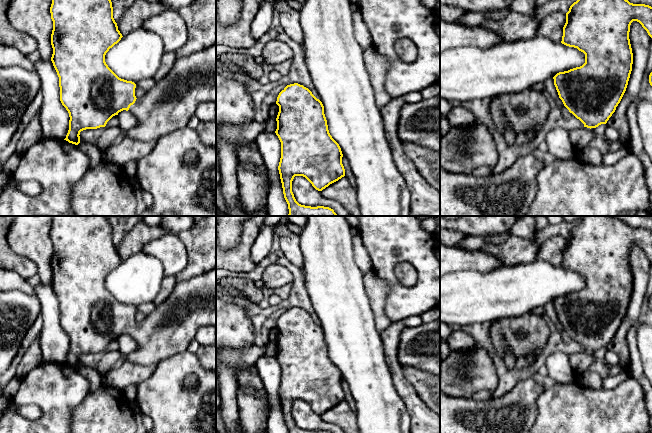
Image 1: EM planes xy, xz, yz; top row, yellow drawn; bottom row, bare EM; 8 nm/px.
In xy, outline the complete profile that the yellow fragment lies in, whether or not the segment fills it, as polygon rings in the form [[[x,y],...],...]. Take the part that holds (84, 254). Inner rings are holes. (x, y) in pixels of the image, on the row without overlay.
[[[53,216],[52,228],[50,231],[51,243],[53,245],[53,254],[51,258],[51,269],[53,272],[53,278],[51,285],[59,301],[59,311],[60,311],[60,325],[62,329],[66,332],[69,337],[69,354],[64,364],[69,367],[78,369],[80,367],[80,356],[86,353],[97,353],[100,351],[105,351],[107,346],[119,336],[126,334],[130,335],[136,340],[138,348],[131,354],[126,355],[126,361],[131,363],[140,364],[143,366],[152,365],[160,362],[163,359],[167,359],[171,356],[183,353],[187,350],[188,345],[191,341],[195,339],[196,332],[200,327],[203,326],[213,326],[216,328],[216,268],[196,276],[190,280],[177,282],[171,295],[160,305],[156,306],[155,310],[147,315],[143,321],[137,322],[135,320],[136,308],[132,305],[127,305],[119,302],[106,288],[105,279],[115,268],[117,268],[123,261],[118,254],[117,247],[113,242],[113,231],[108,216]]]

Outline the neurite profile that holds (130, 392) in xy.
[[[132,384],[126,387],[123,391],[126,398],[132,403],[135,402],[136,396],[137,396],[137,388],[138,384]]]

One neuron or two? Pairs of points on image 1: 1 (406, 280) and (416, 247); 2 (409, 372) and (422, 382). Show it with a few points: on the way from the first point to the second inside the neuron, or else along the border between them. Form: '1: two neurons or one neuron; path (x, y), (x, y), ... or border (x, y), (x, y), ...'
1: two neurons; border (397, 263), (396, 278), (404, 285), (413, 286)
2: one neuron; path (412, 374), (419, 379)

